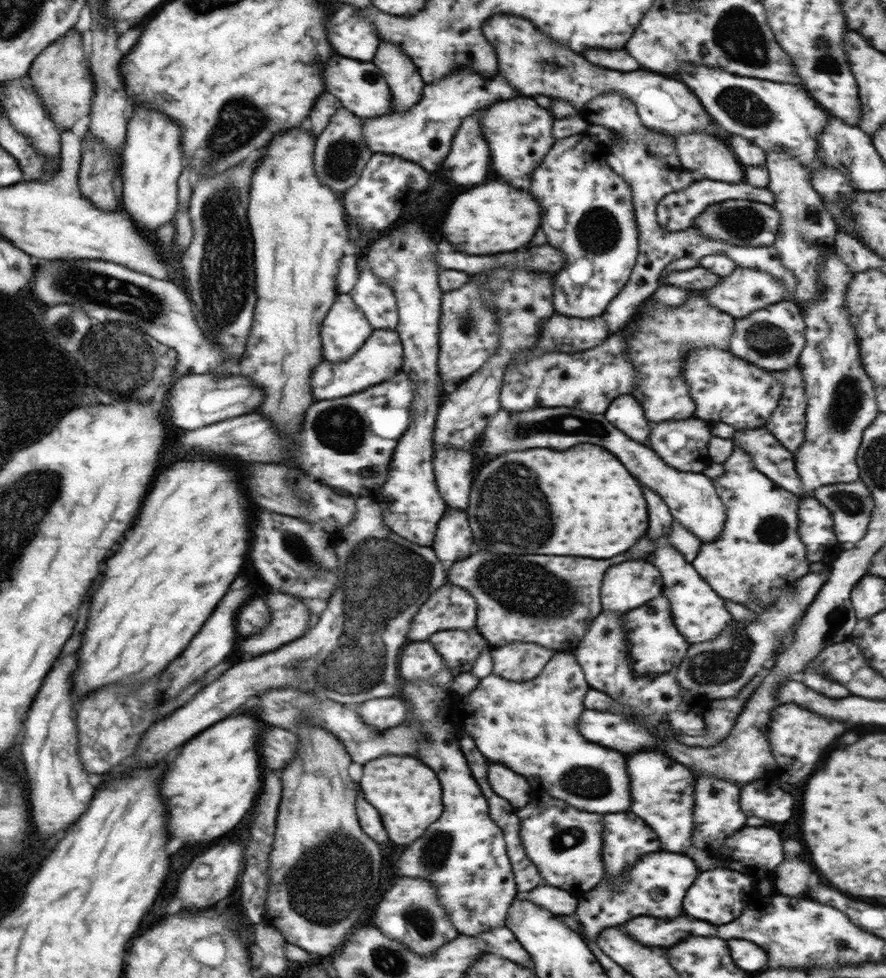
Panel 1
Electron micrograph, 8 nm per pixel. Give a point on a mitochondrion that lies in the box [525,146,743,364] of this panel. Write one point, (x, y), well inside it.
(598, 231)

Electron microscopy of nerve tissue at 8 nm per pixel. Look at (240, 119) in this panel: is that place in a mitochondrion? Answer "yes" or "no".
yes

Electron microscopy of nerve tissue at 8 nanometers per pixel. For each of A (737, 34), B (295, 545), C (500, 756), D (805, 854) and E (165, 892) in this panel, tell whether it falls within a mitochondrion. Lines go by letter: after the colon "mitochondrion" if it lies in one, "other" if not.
A: mitochondrion
B: mitochondrion
C: other
D: other
E: other

